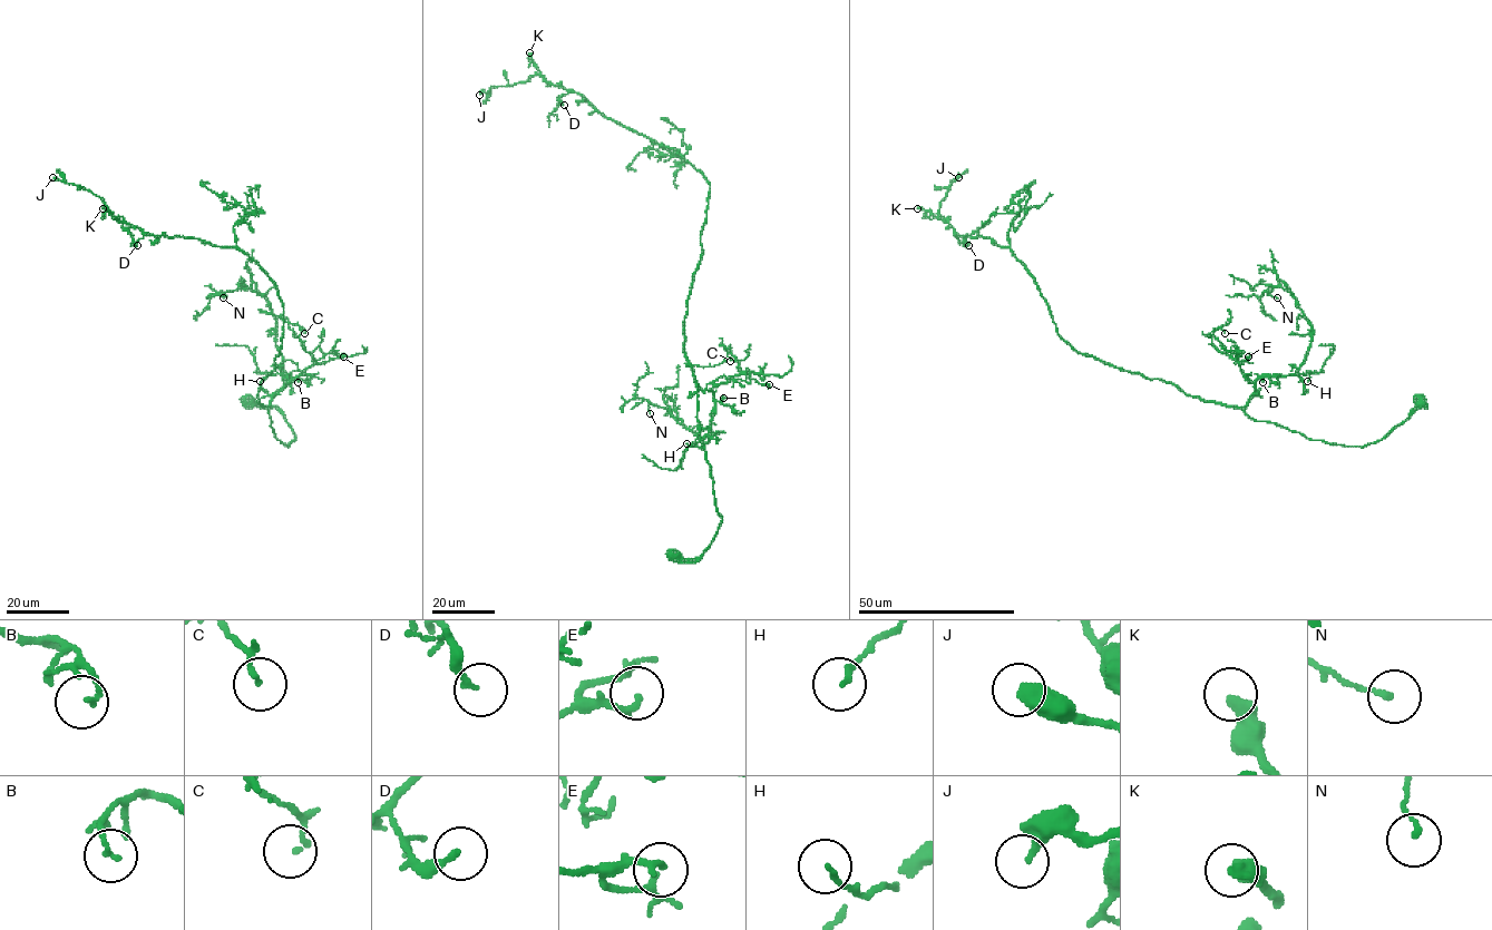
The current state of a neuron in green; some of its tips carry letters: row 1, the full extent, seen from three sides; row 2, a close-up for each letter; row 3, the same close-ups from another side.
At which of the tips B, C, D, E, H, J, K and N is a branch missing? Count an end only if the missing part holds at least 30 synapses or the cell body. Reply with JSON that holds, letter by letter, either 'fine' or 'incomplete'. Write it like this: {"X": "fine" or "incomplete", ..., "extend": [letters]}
{"B": "fine", "C": "fine", "D": "fine", "E": "fine", "H": "fine", "J": "fine", "K": "incomplete", "N": "fine", "extend": ["K"]}

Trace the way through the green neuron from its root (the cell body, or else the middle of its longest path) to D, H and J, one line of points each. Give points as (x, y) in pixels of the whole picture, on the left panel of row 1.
D: (247, 400), (282, 414), (289, 447), (257, 401), (283, 333), (273, 281), (235, 247), (153, 235), (137, 245)
H: (247, 400), (282, 414), (295, 436), (289, 447), (276, 438), (269, 413), (288, 375), (260, 381)
J: (247, 400), (282, 414), (289, 447), (257, 401), (283, 333), (271, 278), (235, 247), (144, 233), (52, 177)

